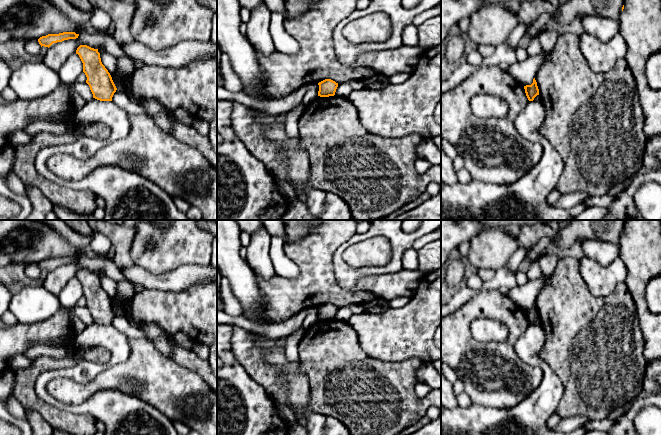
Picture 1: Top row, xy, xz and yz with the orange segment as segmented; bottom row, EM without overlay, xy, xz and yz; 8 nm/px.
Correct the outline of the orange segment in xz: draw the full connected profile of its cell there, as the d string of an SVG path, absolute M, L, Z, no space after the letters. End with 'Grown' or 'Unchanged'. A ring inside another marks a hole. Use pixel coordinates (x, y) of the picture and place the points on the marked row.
M325 79L319 82L318 85L319 85L318 96L320 97L334 96L336 89L338 87L338 83L331 79Z. Unchanged

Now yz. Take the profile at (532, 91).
M535 78L533 79L533 83L531 85L524 86L526 96L529 101L533 101L534 98L539 95L539 89L537 86L537 82Z. Unchanged

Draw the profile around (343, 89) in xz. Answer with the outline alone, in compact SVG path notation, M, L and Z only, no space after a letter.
M341 83L338 84L338 87L336 89L335 95L341 96L341 97L348 97L348 95L353 91L354 89L347 83Z

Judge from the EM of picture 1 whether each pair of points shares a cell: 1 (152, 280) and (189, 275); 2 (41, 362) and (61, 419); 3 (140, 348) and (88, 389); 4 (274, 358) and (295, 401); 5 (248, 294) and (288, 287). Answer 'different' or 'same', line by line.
1: same
2: same
3: same
4: same
5: different

